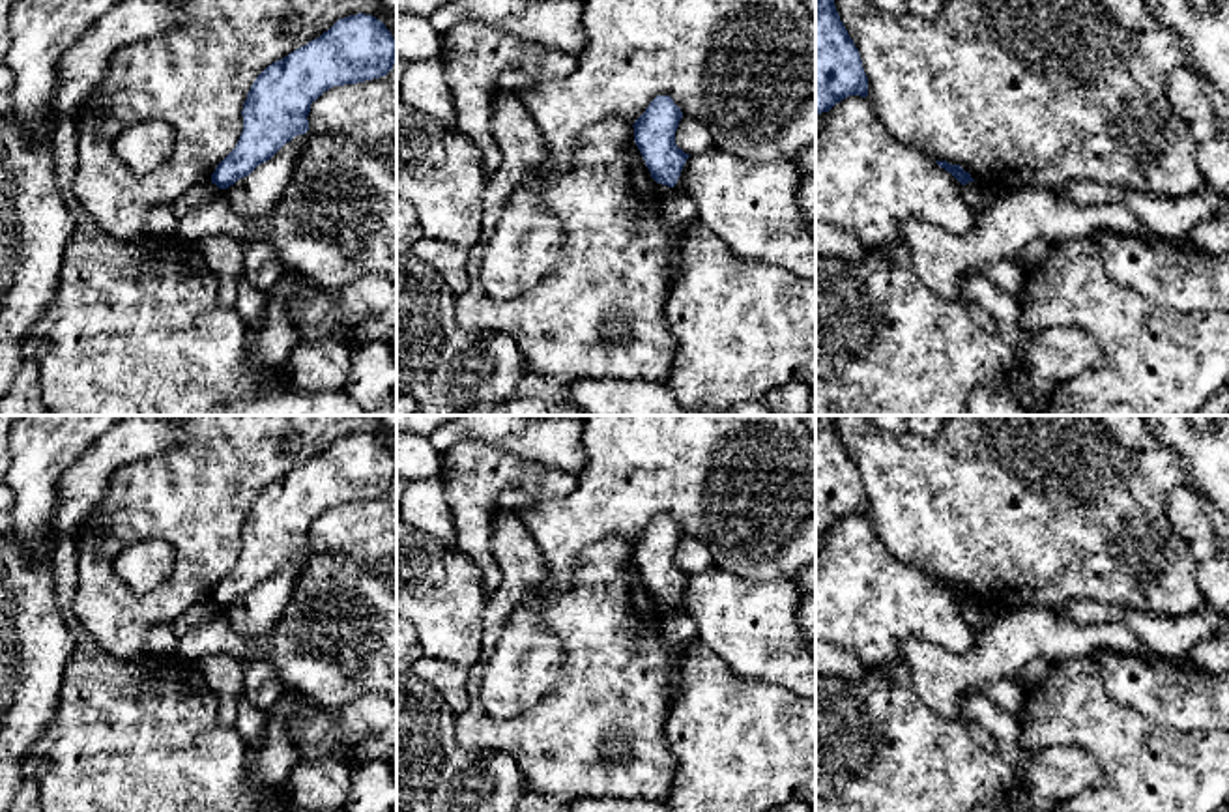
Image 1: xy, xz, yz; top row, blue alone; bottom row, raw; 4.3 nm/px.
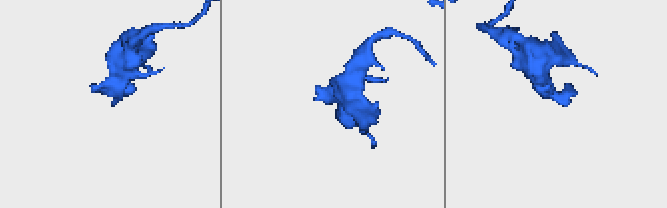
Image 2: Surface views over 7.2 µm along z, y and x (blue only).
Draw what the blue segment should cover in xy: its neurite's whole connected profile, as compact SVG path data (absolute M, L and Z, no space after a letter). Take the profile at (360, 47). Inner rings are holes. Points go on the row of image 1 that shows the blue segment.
M357 13L339 19L320 37L267 65L243 103L243 131L236 148L217 165L211 183L228 189L269 161L286 142L309 131L311 105L329 88L385 77L397 60L397 41L382 21Z

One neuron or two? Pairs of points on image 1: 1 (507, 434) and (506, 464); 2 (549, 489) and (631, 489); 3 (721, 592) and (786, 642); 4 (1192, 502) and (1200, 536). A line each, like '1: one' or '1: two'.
1: two
2: two
3: one
4: one

